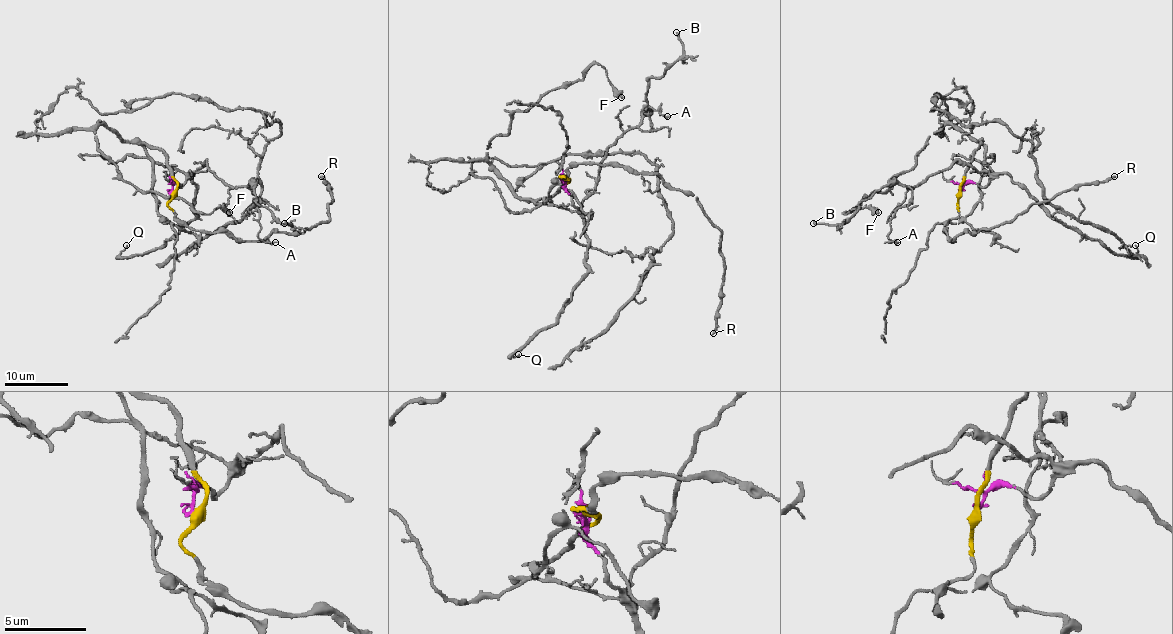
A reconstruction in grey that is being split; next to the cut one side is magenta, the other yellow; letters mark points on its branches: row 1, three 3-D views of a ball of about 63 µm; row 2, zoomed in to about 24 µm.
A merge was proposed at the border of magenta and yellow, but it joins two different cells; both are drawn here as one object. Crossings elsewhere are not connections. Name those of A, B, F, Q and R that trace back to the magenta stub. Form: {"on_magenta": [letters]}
{"on_magenta": ["A", "B", "Q"]}

